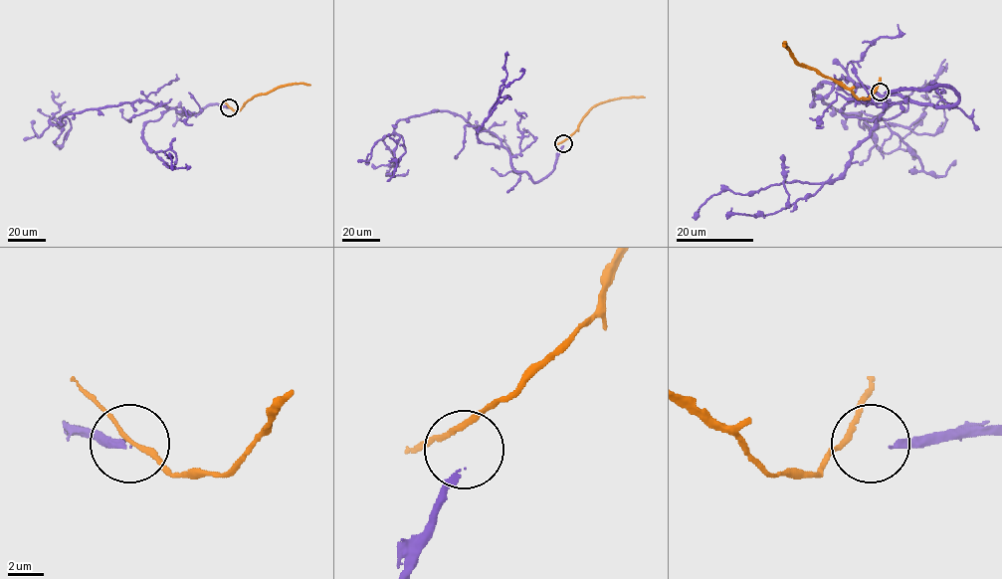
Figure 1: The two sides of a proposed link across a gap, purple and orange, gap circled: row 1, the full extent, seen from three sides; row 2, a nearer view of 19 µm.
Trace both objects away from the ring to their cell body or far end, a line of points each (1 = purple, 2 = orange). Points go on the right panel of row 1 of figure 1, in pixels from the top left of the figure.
1: (884, 93), (948, 86), (958, 100), (849, 78), (814, 90), (917, 134), (942, 127), (933, 96)
2: (876, 92), (868, 98), (858, 98), (832, 79), (800, 64), (785, 47)

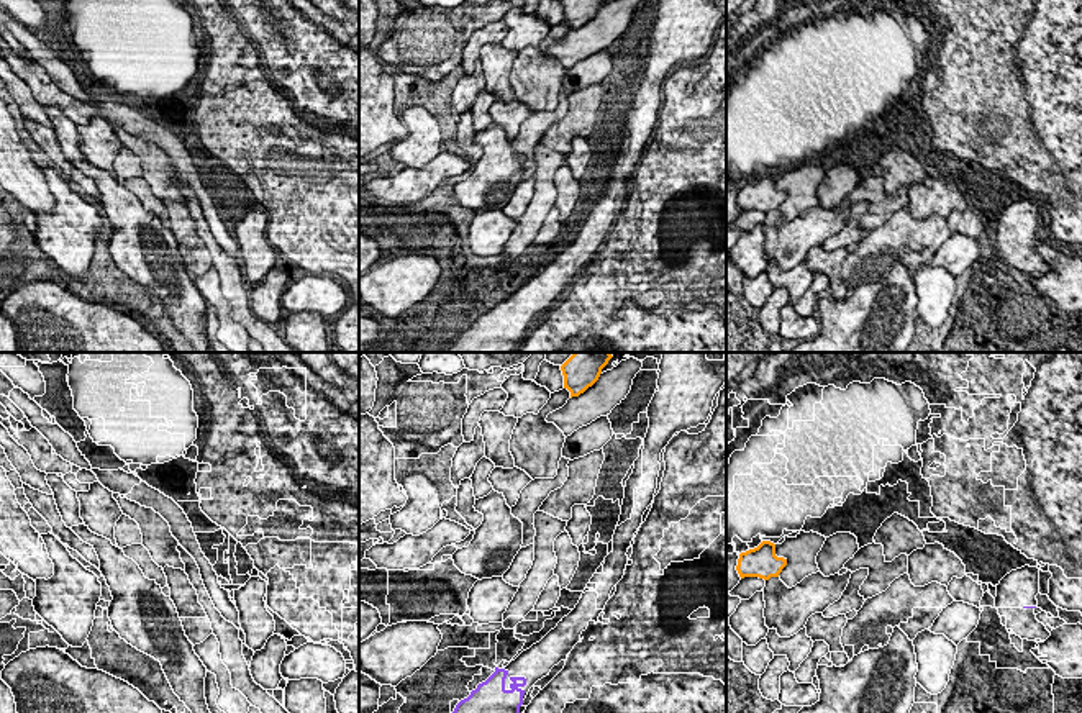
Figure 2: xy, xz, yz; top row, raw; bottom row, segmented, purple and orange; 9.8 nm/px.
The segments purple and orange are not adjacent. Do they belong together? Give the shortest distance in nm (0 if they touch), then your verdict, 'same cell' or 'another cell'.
2750 nm | another cell

